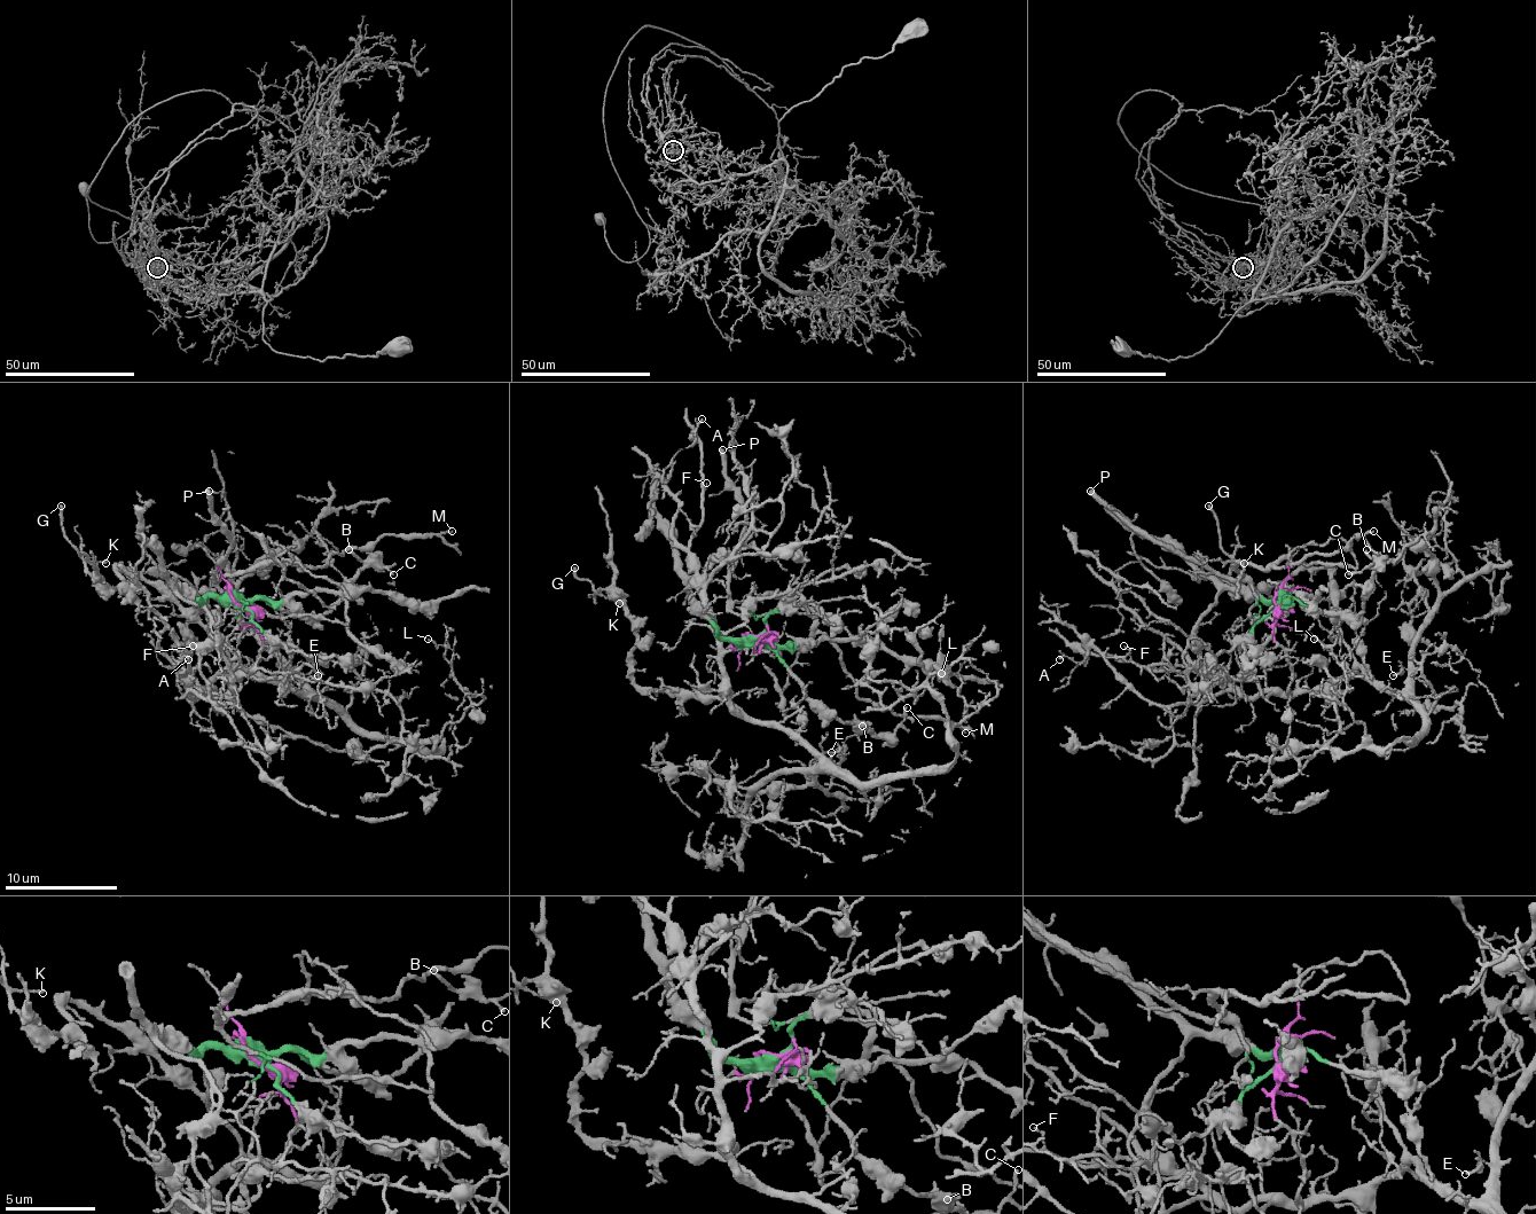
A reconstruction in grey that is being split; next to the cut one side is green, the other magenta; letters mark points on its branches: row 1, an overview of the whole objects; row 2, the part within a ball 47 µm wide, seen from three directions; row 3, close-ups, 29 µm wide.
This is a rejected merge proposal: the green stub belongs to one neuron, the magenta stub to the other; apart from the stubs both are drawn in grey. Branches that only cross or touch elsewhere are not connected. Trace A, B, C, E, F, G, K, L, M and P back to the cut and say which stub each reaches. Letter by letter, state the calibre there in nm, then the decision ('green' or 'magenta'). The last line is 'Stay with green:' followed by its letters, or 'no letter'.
A: 160 nm | magenta
B: 180 nm | green
C: 180 nm | green
E: 100 nm | magenta
F: 130 nm | magenta
G: 200 nm | magenta
K: 140 nm | magenta
L: 120 nm | magenta
M: 130 nm | green
P: 360 nm | green
Stay with green: B, C, M, P

